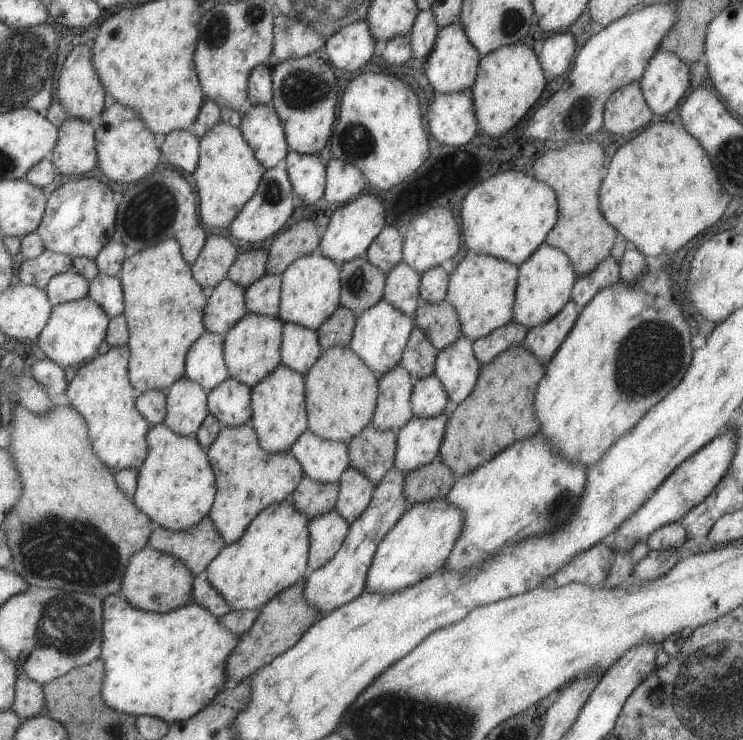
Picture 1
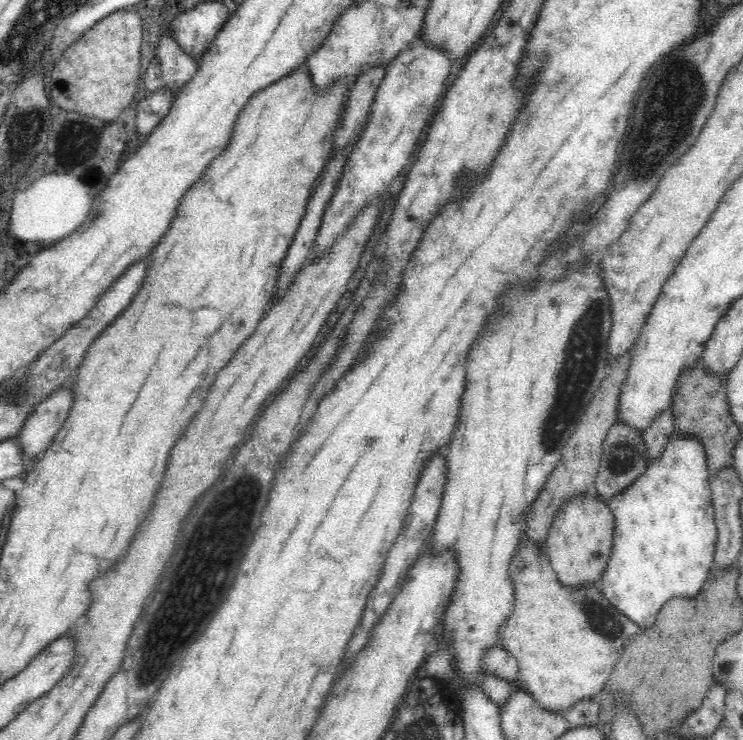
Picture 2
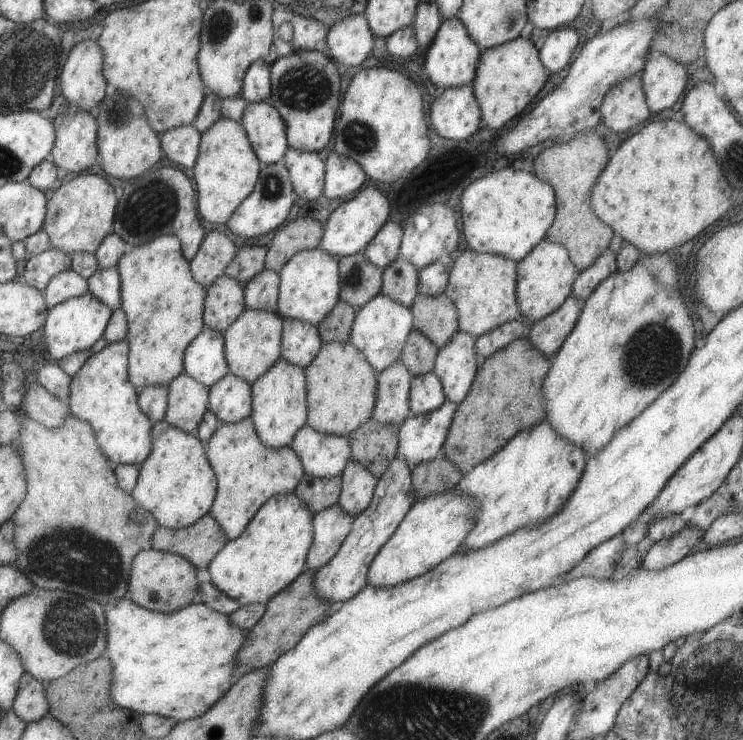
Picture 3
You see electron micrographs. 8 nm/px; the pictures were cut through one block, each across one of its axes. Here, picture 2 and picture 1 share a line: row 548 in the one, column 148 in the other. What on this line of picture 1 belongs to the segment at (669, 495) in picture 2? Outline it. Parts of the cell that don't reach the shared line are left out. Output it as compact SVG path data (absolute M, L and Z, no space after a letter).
M111 595L103 600L102 643L100 659L104 662L102 700L113 710L160 718L166 723L184 721L209 705L217 693L225 690L225 663L238 643L239 635L227 630L214 614L189 602L166 613L150 613L131 606L123 596Z

